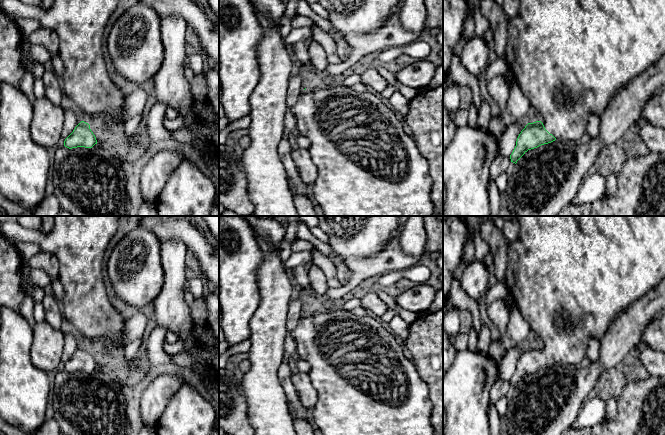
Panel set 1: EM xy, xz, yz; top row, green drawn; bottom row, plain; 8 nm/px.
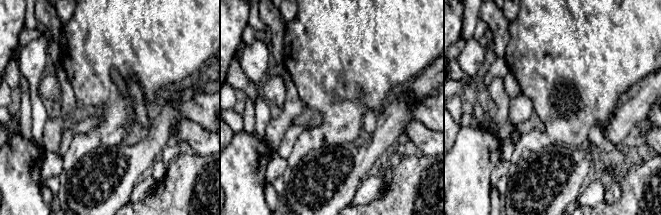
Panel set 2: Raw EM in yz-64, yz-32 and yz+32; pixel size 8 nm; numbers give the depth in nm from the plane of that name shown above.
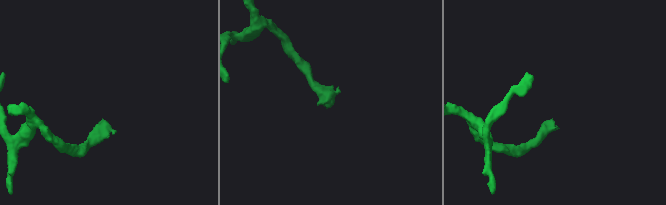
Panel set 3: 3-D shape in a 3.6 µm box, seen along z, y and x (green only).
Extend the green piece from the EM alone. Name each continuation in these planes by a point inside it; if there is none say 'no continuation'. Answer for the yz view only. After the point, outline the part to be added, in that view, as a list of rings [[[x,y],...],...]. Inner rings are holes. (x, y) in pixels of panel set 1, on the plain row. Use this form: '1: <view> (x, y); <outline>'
1: yz (571, 277); [[[515,216],[519,222],[519,235],[508,246],[505,283],[509,293],[529,323],[533,337],[556,364],[582,366],[592,337],[601,340],[614,321],[633,303],[654,289],[665,278],[665,216]]]

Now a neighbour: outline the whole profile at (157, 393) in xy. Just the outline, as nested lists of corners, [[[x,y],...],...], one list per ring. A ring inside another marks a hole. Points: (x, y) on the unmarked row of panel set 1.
[[[158,371],[154,379],[146,381],[140,404],[142,423],[156,426],[166,404],[185,381],[184,377],[166,371]]]

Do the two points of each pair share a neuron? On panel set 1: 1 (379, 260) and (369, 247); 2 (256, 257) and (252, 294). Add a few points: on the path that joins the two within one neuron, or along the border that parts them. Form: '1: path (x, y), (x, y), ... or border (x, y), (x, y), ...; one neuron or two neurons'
1: border (392, 238), (379, 251), (371, 255), (351, 258); two neurons
2: path (250, 266), (250, 285); one neuron

